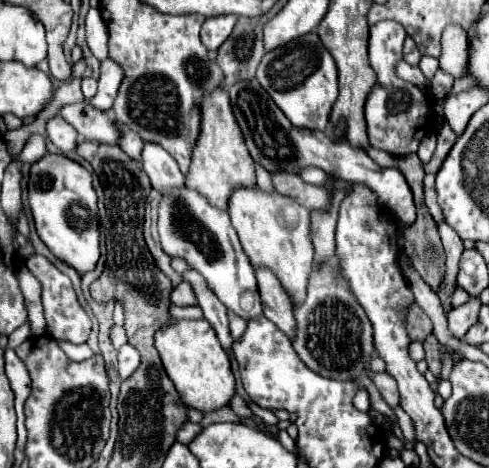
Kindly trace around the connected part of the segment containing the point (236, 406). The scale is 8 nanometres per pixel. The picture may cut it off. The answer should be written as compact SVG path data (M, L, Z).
M234 395L234 397L232 397L230 407L232 407L232 411L234 411L236 415L240 415L240 417L246 417L246 419L252 419L252 417L254 417L252 411L250 411L250 407L248 407L248 403L246 403L240 395Z

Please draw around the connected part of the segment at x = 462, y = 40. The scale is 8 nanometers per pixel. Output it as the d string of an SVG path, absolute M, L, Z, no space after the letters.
M450 25L442 33L442 55L438 61L440 69L450 73L454 79L468 73L468 37L458 25Z

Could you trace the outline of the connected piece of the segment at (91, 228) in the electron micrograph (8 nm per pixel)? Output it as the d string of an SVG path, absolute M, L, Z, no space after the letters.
M46 153L42 159L32 163L28 179L28 207L40 239L58 259L74 267L80 275L96 267L100 257L96 191L92 187L90 173L80 163L54 153Z

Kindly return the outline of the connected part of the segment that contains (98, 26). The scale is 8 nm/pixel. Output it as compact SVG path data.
M90 9L86 15L86 35L88 47L96 59L108 57L108 29L98 9Z

